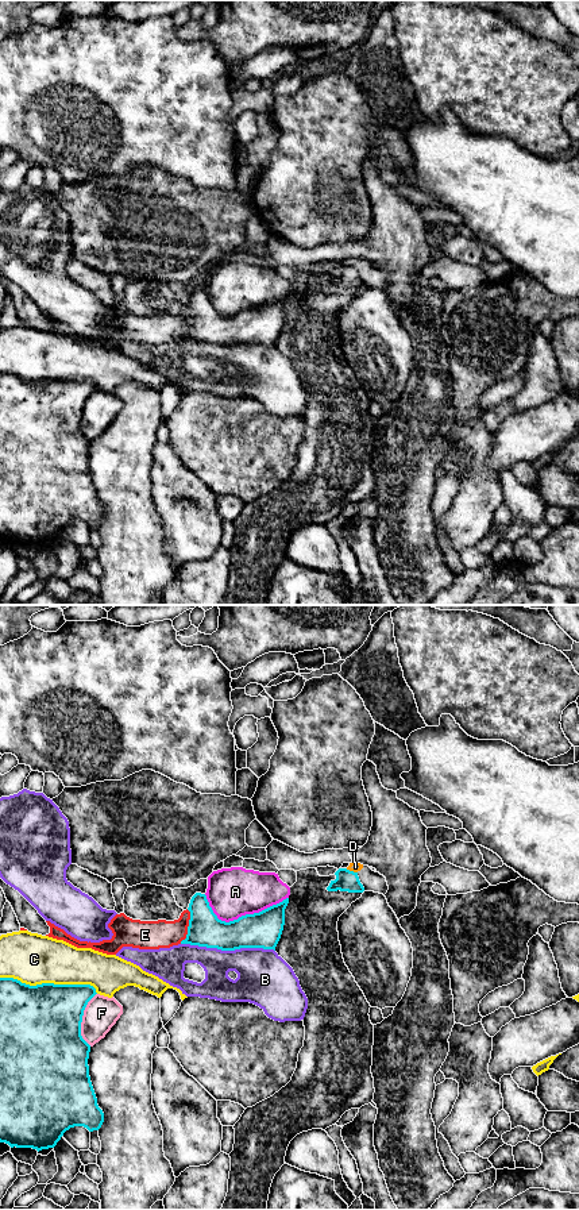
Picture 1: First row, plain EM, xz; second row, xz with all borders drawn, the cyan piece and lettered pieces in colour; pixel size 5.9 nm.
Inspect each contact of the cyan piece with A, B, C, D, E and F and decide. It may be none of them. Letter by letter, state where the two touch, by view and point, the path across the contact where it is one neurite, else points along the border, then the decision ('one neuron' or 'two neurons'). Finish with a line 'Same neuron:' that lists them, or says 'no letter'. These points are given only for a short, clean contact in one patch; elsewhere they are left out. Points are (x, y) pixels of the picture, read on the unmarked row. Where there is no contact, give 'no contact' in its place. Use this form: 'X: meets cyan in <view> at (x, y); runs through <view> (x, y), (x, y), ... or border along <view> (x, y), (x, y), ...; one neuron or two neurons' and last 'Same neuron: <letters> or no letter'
A: meets cyan in xz at (242, 311); two neurons
B: meets cyan in xz at (228, 345); two neurons
C: meets cyan in xz at (50, 378); two neurons
D: meets cyan in xz at (351, 266); border along xz (346, 264), (356, 268); two neurons
E: meets cyan in xz at (188, 322); two neurons
F: meets cyan in xz at (81, 415); two neurons
Same neuron: no letter

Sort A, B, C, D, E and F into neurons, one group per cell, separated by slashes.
A F / B / C / D / E

